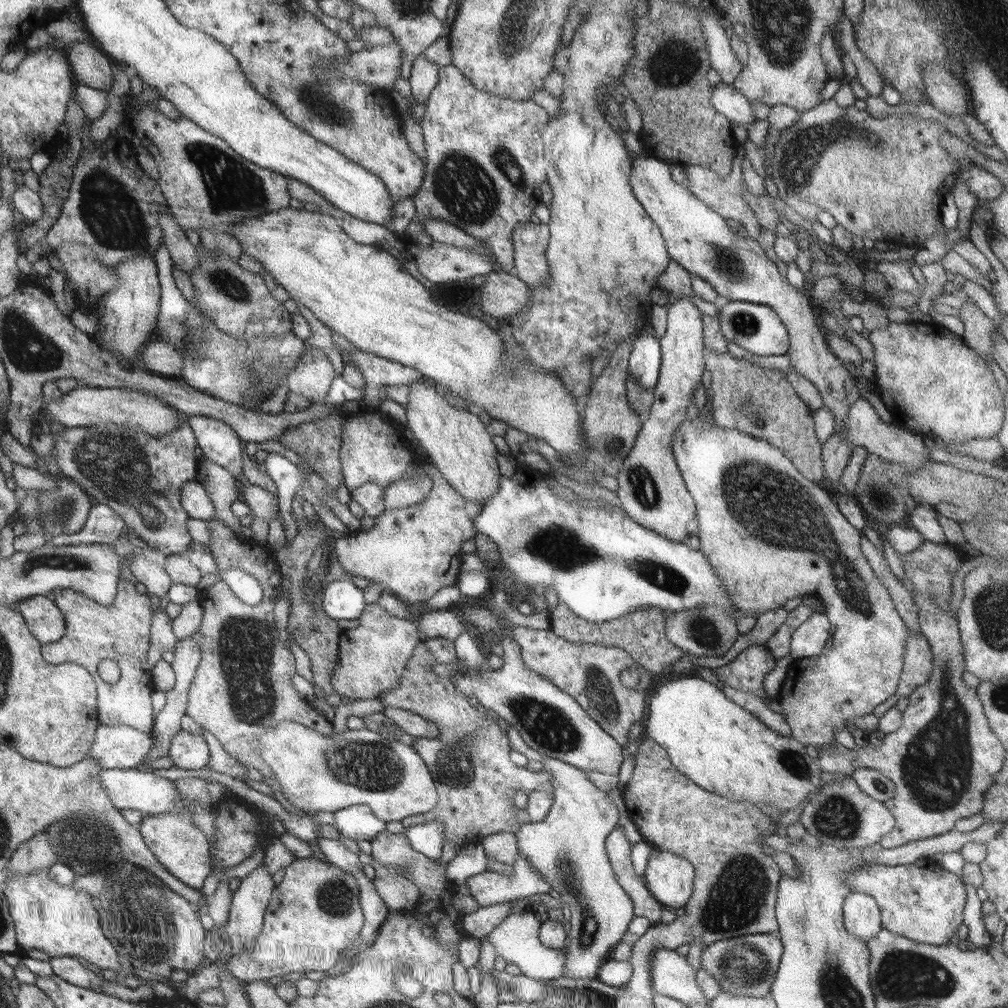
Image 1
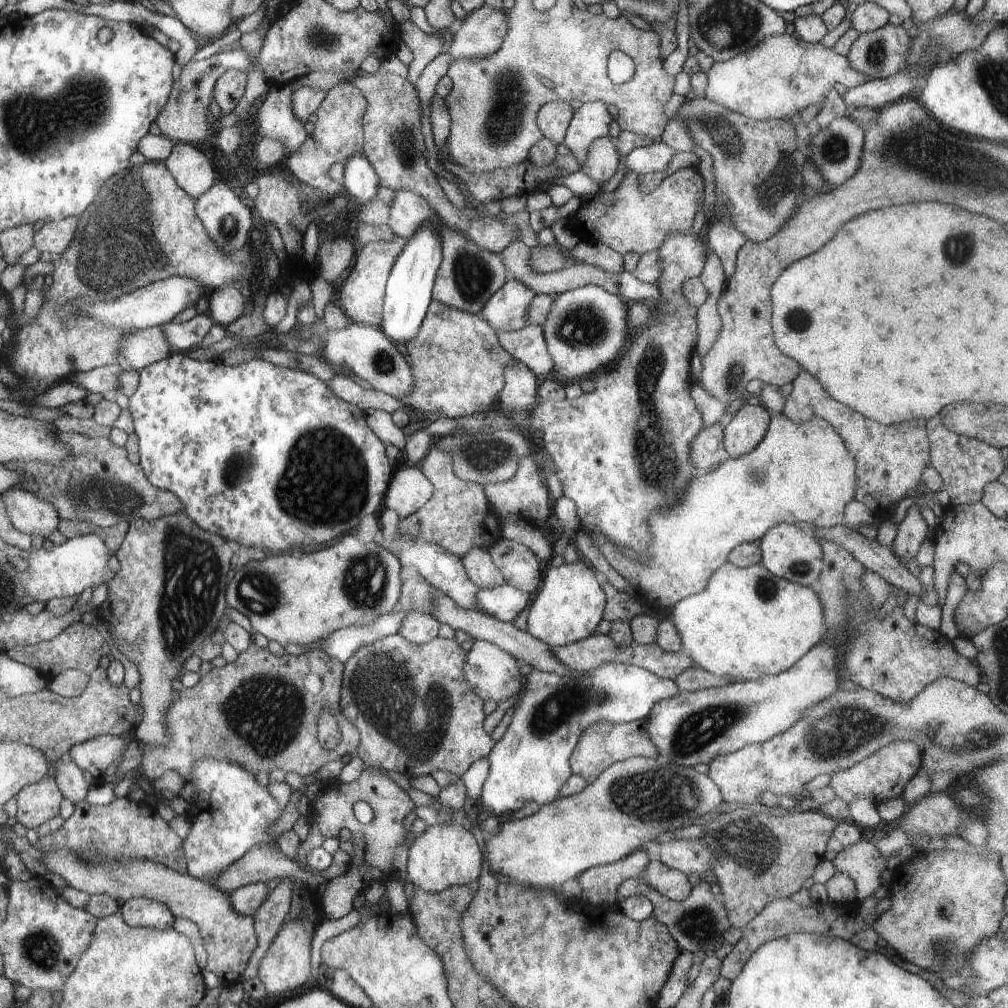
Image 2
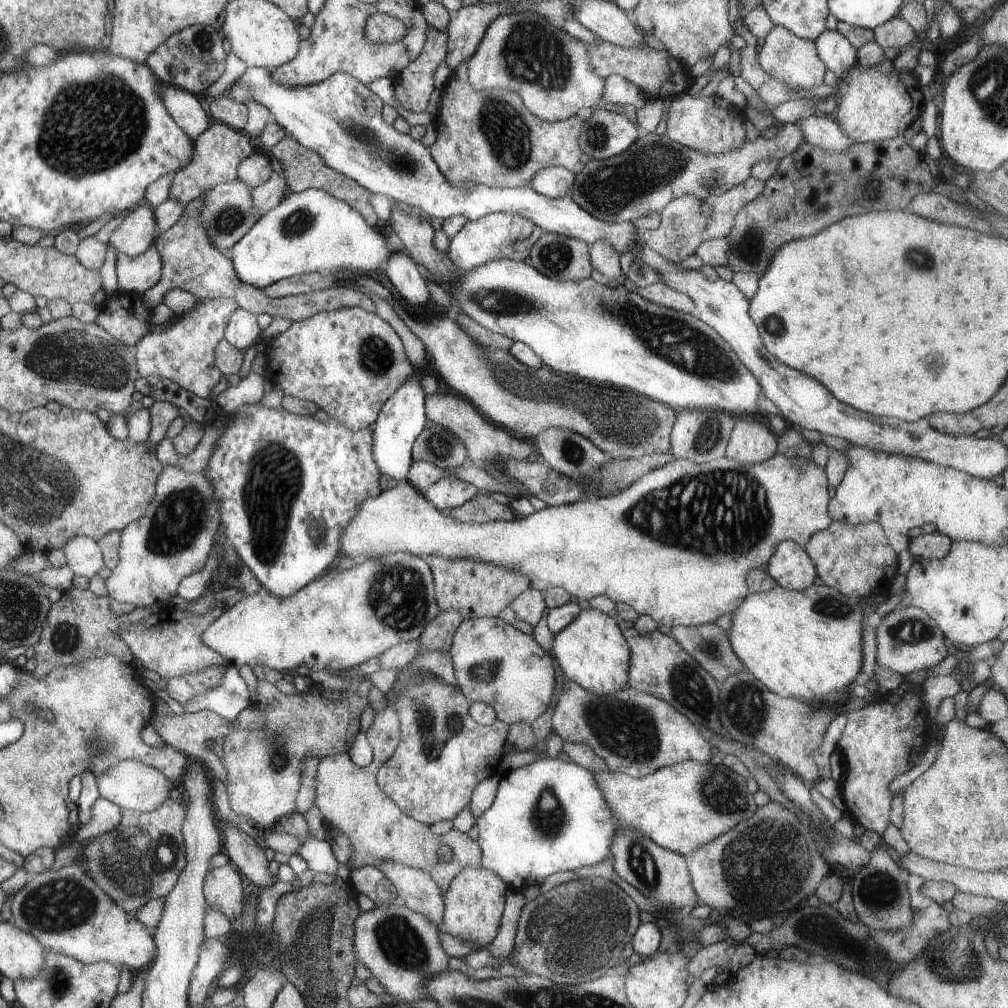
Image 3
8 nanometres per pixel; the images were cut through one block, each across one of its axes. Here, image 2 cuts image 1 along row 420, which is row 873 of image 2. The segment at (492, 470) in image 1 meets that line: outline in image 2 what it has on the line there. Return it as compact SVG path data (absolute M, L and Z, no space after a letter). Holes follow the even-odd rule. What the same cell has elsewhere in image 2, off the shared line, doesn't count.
M443 822L437 826L425 826L421 834L411 842L407 850L407 876L405 882L421 888L429 894L447 890L449 886L463 886L479 878L481 868L481 850L475 838L455 822Z

